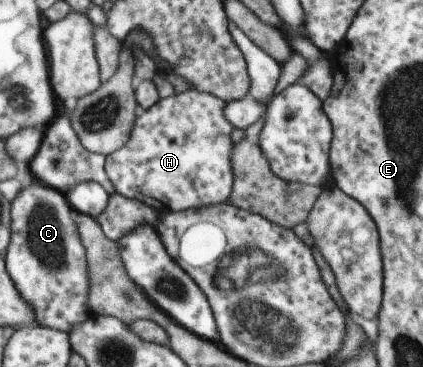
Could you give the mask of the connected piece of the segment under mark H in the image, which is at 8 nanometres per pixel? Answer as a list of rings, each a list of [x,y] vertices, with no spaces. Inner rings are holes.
[[[190,88],[179,94],[174,93],[161,100],[159,99],[152,108],[145,109],[141,115],[138,115],[138,119],[133,125],[127,143],[120,149],[105,156],[103,168],[107,178],[113,183],[115,193],[139,201],[140,203],[151,207],[154,211],[160,213],[160,215],[165,214],[166,212],[184,211],[187,209],[206,207],[206,205],[214,205],[214,203],[224,203],[226,199],[229,199],[230,192],[232,191],[232,151],[234,144],[232,142],[232,131],[234,127],[230,125],[229,121],[226,121],[224,107],[225,102],[222,101],[221,98],[216,97],[211,93]]]

